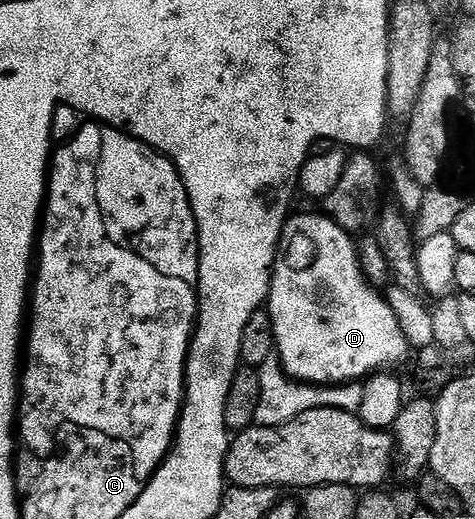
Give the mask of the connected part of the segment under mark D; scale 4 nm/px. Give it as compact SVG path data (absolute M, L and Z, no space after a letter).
M321 212L296 214L286 221L281 230L267 299L275 354L281 360L285 375L295 382L308 382L310 386L339 386L364 380L386 368L397 368L393 366L399 365L411 354L411 347L399 328L394 312L365 279L359 250L349 231Z

